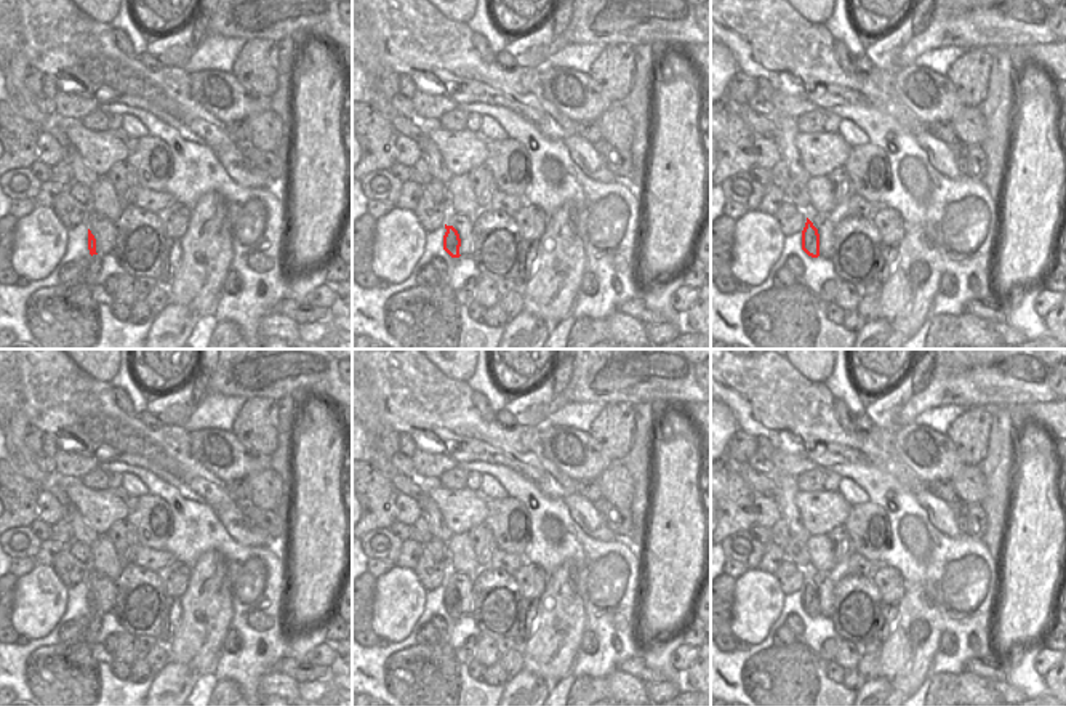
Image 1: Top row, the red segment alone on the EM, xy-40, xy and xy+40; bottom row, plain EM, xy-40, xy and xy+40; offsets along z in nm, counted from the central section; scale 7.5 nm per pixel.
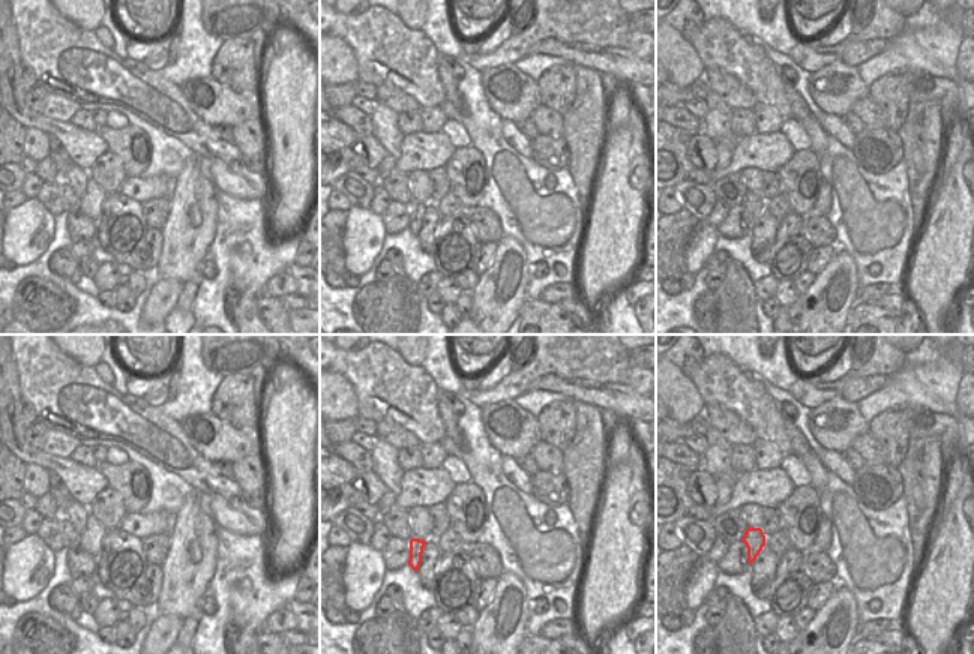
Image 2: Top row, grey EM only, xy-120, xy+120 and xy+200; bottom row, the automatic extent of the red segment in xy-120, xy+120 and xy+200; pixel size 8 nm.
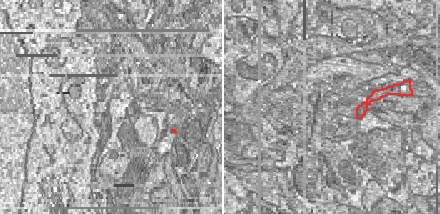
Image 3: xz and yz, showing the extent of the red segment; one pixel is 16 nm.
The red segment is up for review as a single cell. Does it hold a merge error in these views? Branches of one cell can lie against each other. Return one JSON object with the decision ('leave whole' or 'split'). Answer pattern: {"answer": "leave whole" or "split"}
{"answer": "split"}

